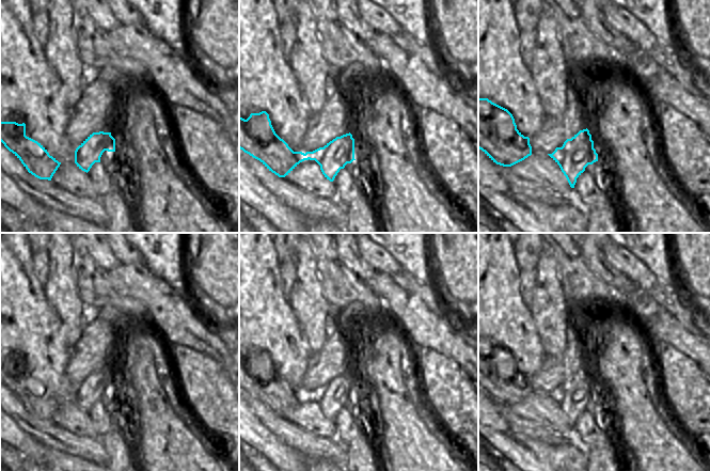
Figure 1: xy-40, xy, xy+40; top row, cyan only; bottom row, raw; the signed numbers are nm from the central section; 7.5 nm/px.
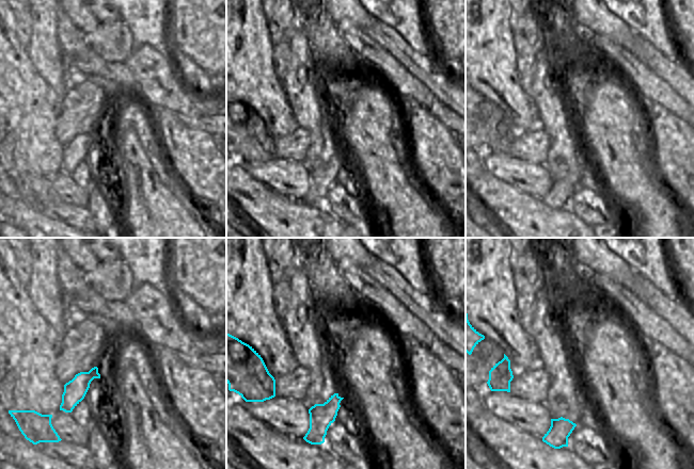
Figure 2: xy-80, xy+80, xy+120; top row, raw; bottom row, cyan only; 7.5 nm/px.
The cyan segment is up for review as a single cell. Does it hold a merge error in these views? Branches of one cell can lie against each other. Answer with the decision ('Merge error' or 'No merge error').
Merge error

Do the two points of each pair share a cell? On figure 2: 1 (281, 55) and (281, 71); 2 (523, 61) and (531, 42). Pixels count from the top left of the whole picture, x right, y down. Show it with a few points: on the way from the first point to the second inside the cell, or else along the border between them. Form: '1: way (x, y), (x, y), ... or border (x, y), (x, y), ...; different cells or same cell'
1: way (281, 60), (281, 67); same cell
2: border (517, 53), (535, 54); different cells

